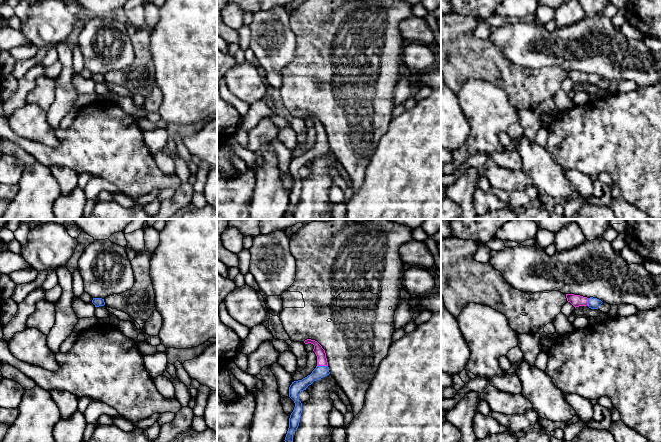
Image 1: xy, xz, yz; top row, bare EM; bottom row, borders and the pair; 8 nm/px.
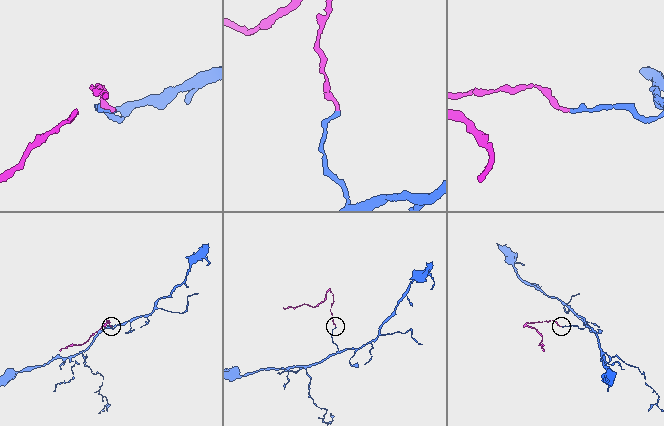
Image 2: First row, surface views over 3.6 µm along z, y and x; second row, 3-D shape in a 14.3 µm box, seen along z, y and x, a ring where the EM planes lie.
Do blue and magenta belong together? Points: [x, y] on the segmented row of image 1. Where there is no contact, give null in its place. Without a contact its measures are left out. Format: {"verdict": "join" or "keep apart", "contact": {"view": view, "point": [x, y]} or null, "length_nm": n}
{"verdict": "join", "contact": {"view": "xz", "point": [322, 366]}, "length_nm": 90}

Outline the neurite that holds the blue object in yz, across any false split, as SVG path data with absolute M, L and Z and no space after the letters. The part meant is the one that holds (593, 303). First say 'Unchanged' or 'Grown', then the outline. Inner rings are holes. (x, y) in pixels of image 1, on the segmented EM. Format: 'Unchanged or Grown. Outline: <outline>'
Grown. Outline: M566 294L567 301L570 302L575 308L579 306L588 306L591 309L598 309L603 303L597 298L587 298L580 295Z

